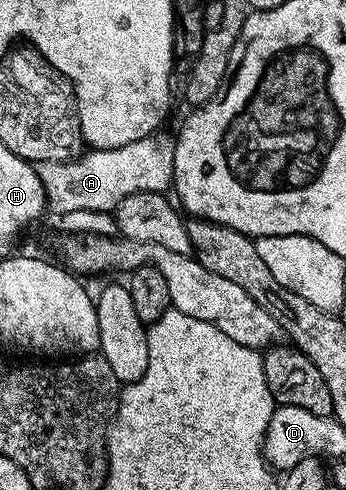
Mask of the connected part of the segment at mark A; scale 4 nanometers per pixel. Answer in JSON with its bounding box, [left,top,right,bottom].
[36,134,175,218]

